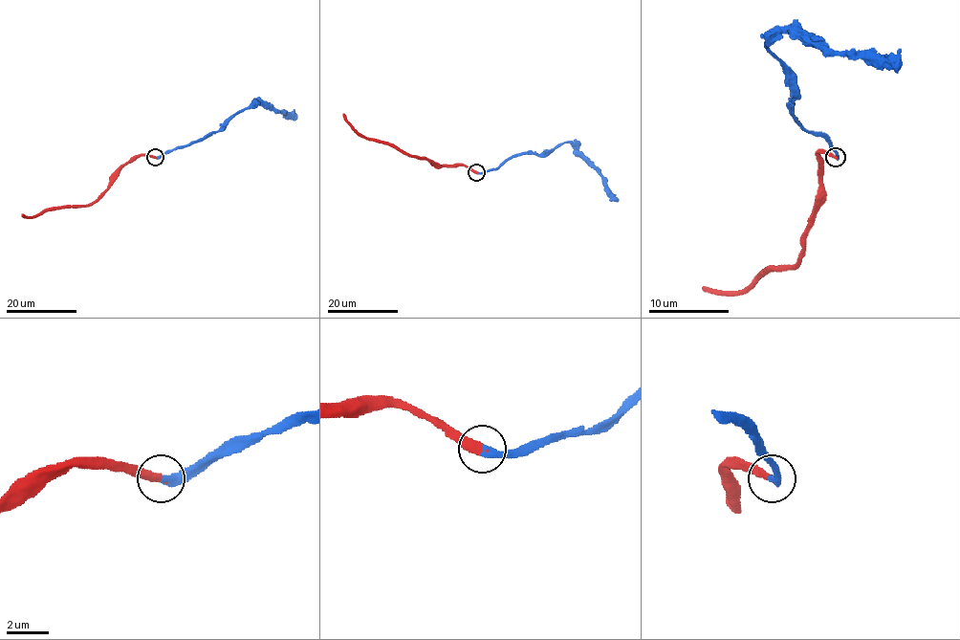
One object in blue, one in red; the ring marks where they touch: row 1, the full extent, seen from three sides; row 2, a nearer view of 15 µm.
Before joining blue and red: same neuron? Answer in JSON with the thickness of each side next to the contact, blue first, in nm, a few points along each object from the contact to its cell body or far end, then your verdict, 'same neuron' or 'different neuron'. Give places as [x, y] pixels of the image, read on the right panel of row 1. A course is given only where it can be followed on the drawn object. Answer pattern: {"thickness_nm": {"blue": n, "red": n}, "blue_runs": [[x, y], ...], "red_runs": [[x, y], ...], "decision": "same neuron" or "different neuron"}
{"thickness_nm": {"blue": 400, "red": 400}, "blue_runs": [[836, 156], [794, 117], [796, 84], [768, 42], [777, 33], [810, 33], [830, 50], [892, 55], [902, 64]], "red_runs": [[836, 156], [819, 152], [816, 216], [806, 232], [806, 249], [794, 265], [774, 267], [742, 291], [702, 287]], "decision": "same neuron"}

